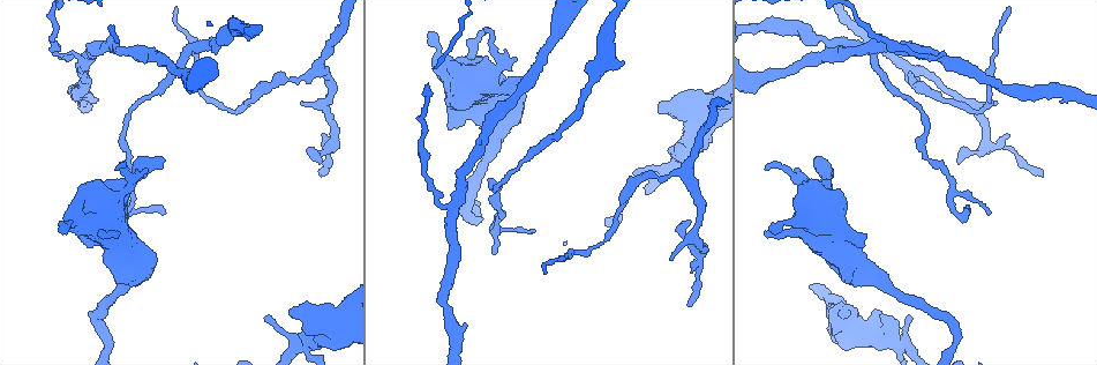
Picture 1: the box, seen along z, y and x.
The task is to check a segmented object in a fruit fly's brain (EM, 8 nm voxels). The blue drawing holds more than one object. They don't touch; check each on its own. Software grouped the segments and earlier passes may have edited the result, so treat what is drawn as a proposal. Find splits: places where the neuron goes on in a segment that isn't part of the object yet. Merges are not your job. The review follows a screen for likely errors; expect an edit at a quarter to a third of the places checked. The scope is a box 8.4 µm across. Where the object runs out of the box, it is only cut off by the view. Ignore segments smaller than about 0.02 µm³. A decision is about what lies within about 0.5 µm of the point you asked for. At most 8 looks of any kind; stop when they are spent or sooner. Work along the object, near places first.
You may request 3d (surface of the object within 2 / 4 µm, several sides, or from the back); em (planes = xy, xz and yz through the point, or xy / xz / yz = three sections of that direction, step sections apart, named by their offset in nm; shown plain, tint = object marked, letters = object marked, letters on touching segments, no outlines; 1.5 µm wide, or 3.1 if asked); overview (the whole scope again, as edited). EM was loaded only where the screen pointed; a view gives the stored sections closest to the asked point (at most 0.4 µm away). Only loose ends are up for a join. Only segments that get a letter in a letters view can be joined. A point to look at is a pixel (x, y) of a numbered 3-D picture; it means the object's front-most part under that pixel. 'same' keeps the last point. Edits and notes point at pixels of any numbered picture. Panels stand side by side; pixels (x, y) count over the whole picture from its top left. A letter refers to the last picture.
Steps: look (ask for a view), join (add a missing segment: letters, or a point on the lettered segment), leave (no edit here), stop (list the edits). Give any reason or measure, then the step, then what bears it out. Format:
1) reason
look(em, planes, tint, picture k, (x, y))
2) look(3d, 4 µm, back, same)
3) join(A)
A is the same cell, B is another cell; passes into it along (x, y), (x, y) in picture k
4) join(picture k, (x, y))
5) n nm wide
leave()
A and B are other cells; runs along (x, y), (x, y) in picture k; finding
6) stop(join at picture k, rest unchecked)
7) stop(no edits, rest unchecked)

free end
look(em, yz, step 4, letters, picture 1, (995, 103))

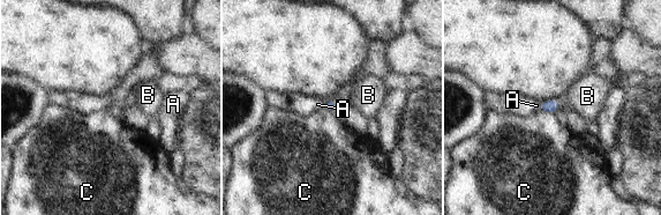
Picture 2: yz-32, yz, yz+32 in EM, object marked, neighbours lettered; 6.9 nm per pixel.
look(em, xz, step 4, letters, same)

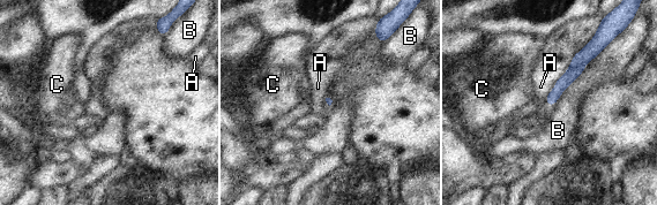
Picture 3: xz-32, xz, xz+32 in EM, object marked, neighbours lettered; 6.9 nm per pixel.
leave()
A, B and C are other cells; none of them fits

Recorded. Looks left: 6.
thin end
look(3d, 4 µm, picture 1, (534, 231))

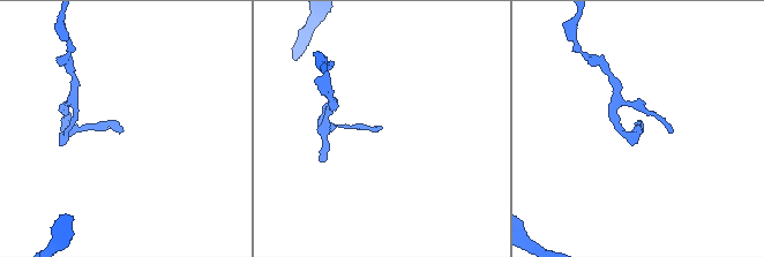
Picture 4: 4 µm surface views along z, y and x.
look(em, xz, step 8, letters, picture 4, (382, 127))

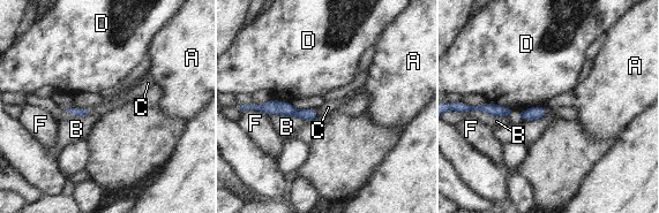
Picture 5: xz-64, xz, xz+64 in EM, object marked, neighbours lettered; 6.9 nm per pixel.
80 nm wide
leave()
A, B, C, D and F are other cells; no lettered segment goes on from it

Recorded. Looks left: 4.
an open end
look(em, planes, letters, picture 1, (429, 33))

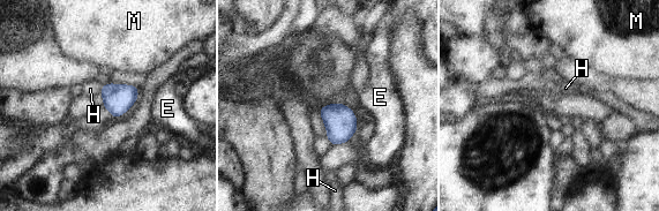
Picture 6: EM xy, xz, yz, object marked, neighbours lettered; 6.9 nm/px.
leave()
E, H and M are other cells; border along (102, 85), (99, 92) in picture 6; no lettered segment goes on from it

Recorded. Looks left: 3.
stop(no edits, rest unchecked)

